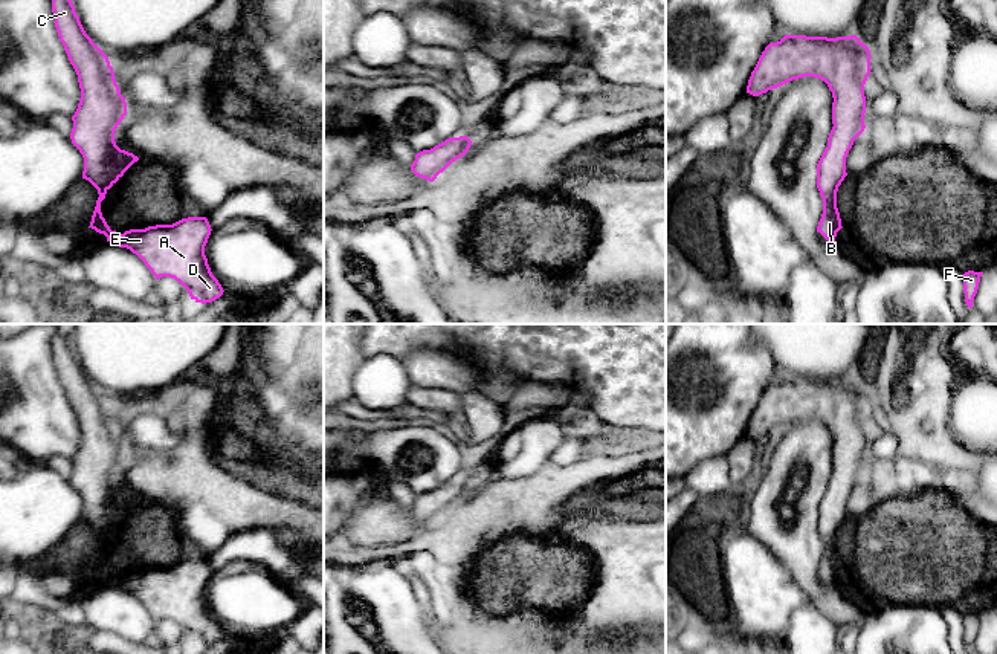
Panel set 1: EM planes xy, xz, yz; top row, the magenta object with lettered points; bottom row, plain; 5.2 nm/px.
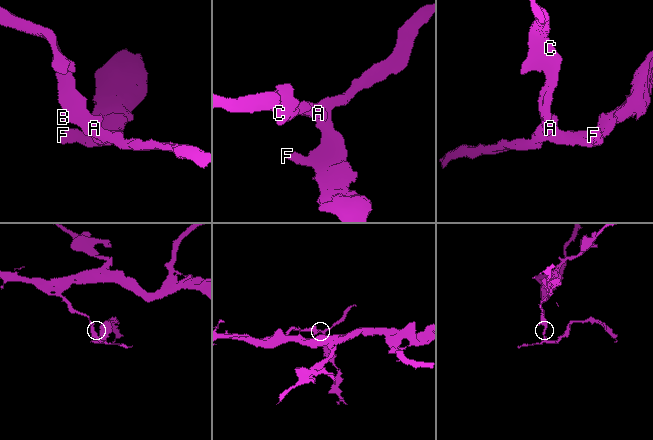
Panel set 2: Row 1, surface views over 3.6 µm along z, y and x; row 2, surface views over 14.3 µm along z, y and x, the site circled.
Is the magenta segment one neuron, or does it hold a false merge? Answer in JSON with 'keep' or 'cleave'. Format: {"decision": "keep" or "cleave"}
{"decision": "keep"}

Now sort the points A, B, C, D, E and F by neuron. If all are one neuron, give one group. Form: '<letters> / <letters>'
A B C D E F

